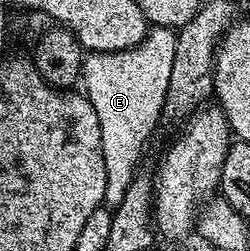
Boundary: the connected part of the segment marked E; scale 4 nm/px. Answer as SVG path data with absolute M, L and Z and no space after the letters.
M154 27L147 32L146 37L136 47L125 49L124 51L112 51L111 53L91 53L85 54L82 63L82 75L80 78L81 88L84 90L84 96L90 100L92 107L96 107L96 119L100 119L100 143L104 147L104 202L107 206L113 207L119 205L128 191L128 187L134 182L136 174L139 172L138 160L142 157L142 148L146 145L146 140L154 133L154 124L160 121L162 109L166 106L166 92L168 91L168 79L172 79L172 59L176 59L176 33L173 29L164 29Z

